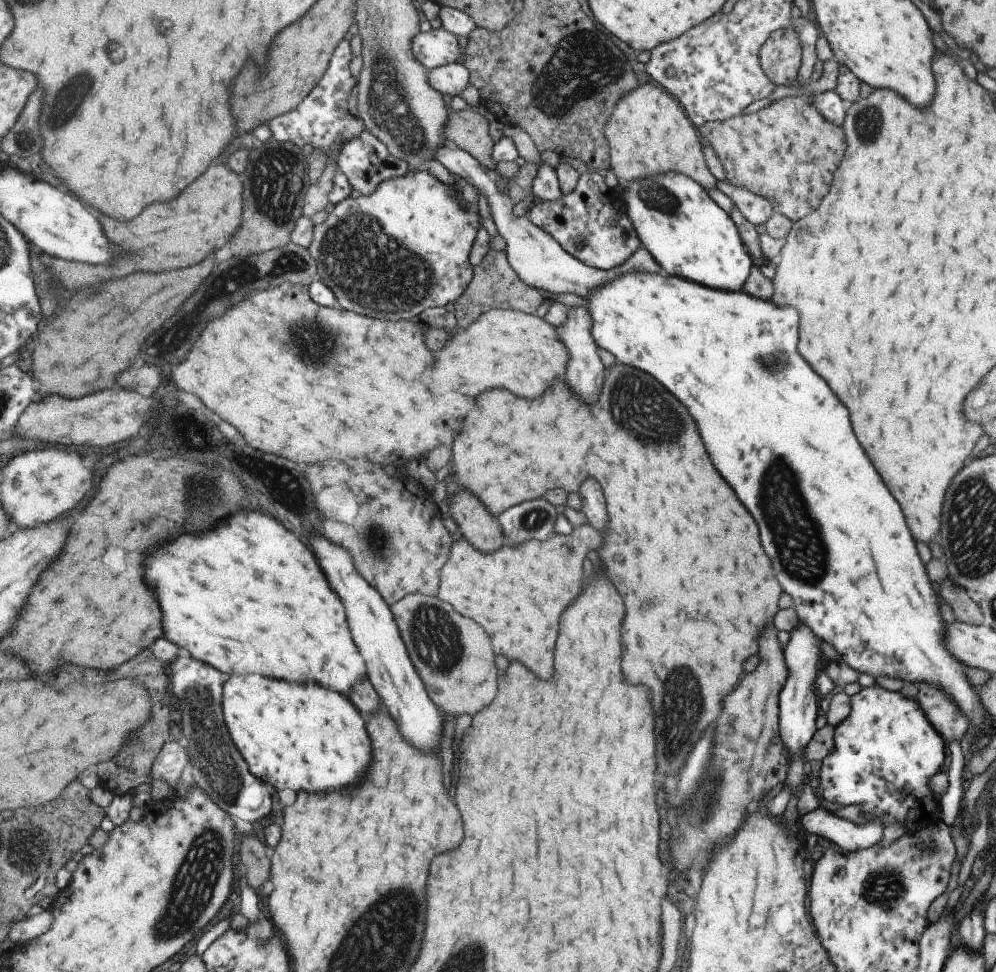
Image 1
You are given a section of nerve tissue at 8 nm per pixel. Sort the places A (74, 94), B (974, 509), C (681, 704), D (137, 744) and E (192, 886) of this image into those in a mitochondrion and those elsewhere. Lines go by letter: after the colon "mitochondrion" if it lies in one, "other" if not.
A: mitochondrion
B: mitochondrion
C: mitochondrion
D: mitochondrion
E: mitochondrion

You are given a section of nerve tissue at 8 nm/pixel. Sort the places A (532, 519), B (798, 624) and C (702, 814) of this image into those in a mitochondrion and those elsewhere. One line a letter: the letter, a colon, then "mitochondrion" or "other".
A: mitochondrion
B: other
C: mitochondrion

